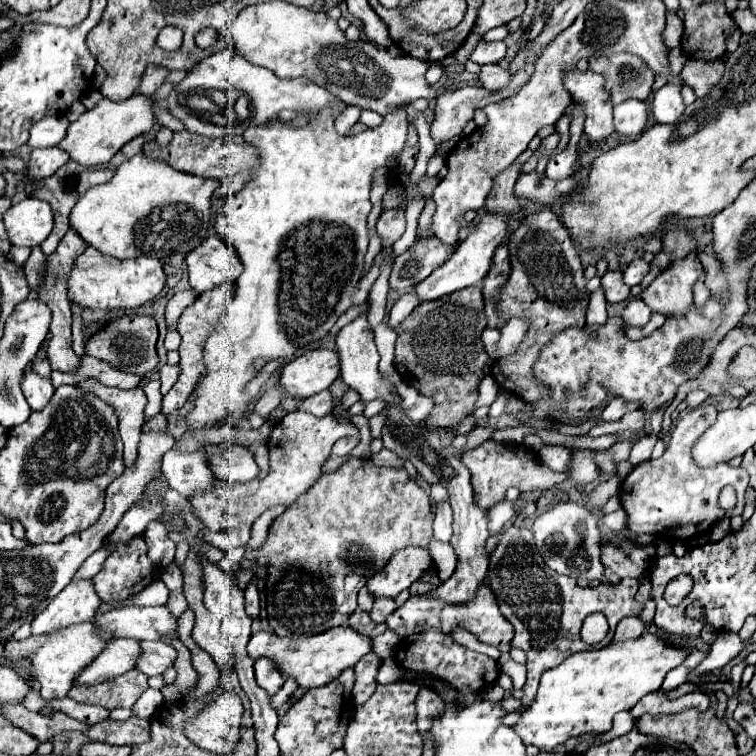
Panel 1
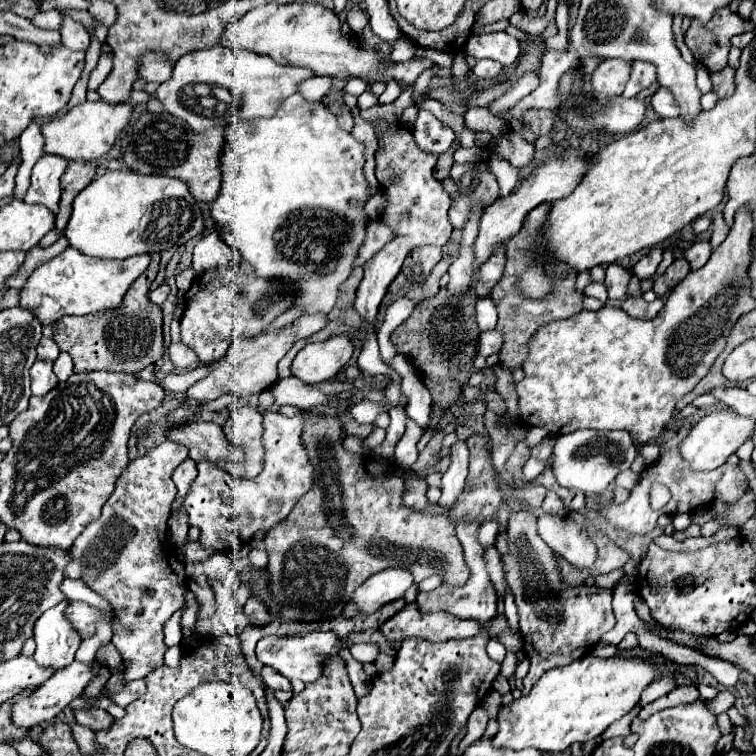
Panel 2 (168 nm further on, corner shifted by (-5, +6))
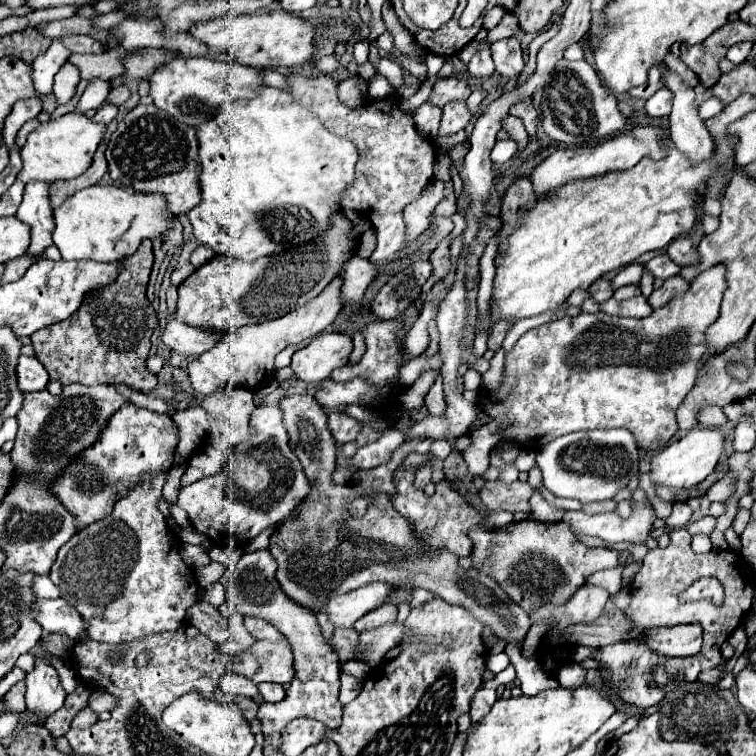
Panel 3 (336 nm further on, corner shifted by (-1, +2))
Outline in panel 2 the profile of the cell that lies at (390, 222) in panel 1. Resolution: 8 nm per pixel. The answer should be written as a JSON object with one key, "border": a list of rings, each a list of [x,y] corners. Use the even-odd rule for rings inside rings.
{"border":[[[382,219],[378,221],[370,221],[368,229],[366,229],[366,241],[362,243],[358,257],[356,257],[356,265],[364,265],[374,253],[378,253],[386,243],[390,243],[396,237],[394,229],[388,227]]]}

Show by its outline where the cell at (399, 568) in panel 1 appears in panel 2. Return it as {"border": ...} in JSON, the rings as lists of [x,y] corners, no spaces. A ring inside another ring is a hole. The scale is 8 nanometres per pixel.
{"border":[[[384,569],[382,573],[370,575],[352,595],[360,613],[374,613],[380,605],[404,597],[406,589],[412,585],[412,573],[408,569]]]}

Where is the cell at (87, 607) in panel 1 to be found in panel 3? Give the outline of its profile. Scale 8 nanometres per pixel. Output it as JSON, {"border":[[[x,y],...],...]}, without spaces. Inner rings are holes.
{"border":[[[36,661],[36,669],[26,675],[26,711],[32,713],[38,723],[44,723],[52,711],[64,705],[66,691],[60,685],[56,671],[46,661]]]}

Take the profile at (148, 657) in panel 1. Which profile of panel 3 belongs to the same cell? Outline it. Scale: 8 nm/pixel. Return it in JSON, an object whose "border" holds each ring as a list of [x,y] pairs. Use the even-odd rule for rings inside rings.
{"border":[[[166,473],[156,477],[144,475],[142,485],[128,491],[126,497],[118,499],[114,511],[98,523],[84,527],[76,533],[64,547],[58,549],[56,563],[52,565],[48,577],[60,589],[60,597],[66,599],[78,613],[88,621],[88,635],[94,641],[118,645],[122,641],[134,641],[152,633],[178,629],[184,621],[184,613],[198,601],[198,581],[194,571],[180,557],[180,541],[176,533],[170,531],[164,515],[158,509],[158,499],[162,495],[162,485],[166,483]]]}

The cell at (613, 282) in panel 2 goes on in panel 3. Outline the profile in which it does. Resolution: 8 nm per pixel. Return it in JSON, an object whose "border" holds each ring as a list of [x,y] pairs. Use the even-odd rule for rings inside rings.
{"border":[[[600,279],[600,281],[596,281],[596,285],[592,285],[592,289],[588,289],[588,293],[596,303],[604,303],[604,301],[608,301],[612,297],[614,289],[612,289],[608,279]]]}

